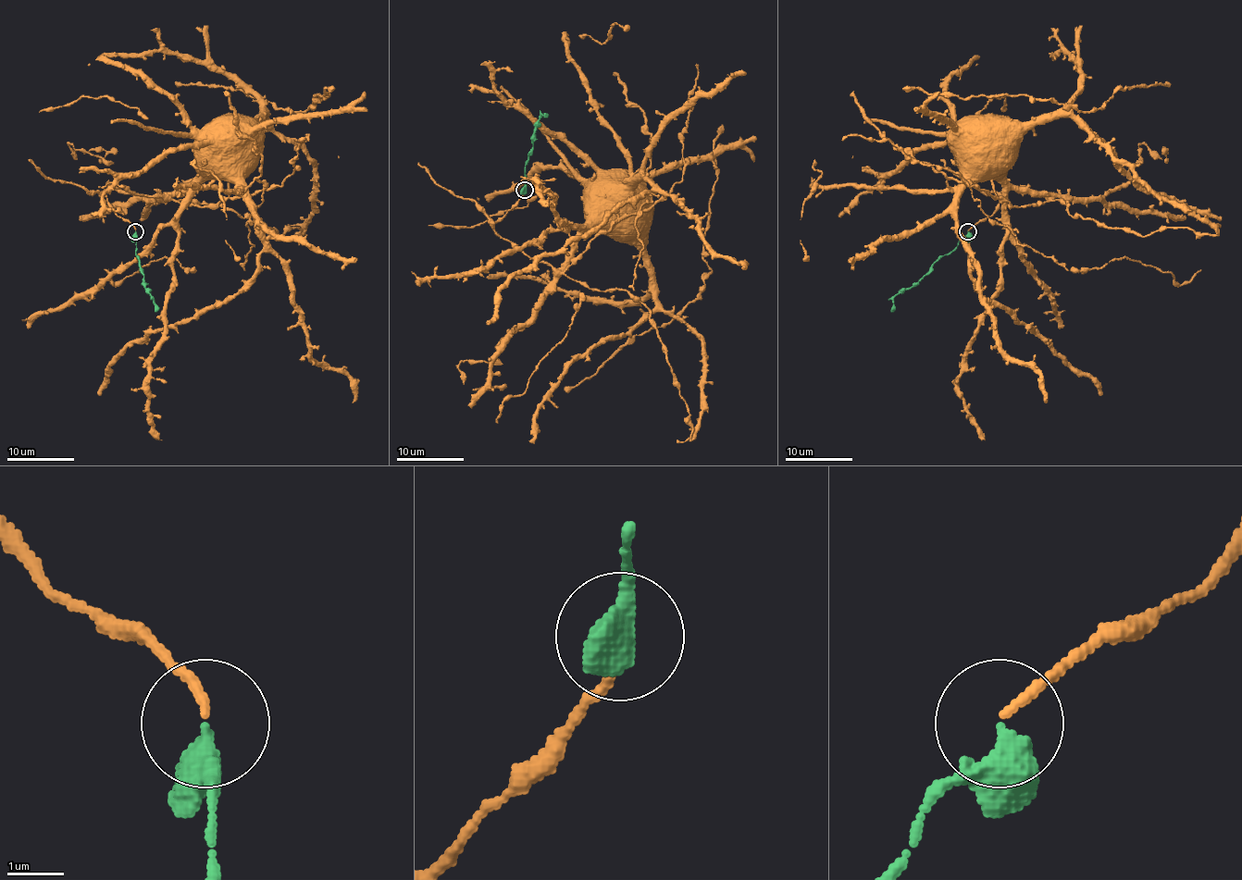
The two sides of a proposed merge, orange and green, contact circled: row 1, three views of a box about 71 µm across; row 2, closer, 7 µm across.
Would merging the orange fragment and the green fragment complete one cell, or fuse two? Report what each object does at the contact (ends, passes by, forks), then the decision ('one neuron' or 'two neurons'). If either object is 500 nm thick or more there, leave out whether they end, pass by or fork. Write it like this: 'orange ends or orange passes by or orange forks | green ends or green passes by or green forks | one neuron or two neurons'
orange ends | green passes by | one neuron

